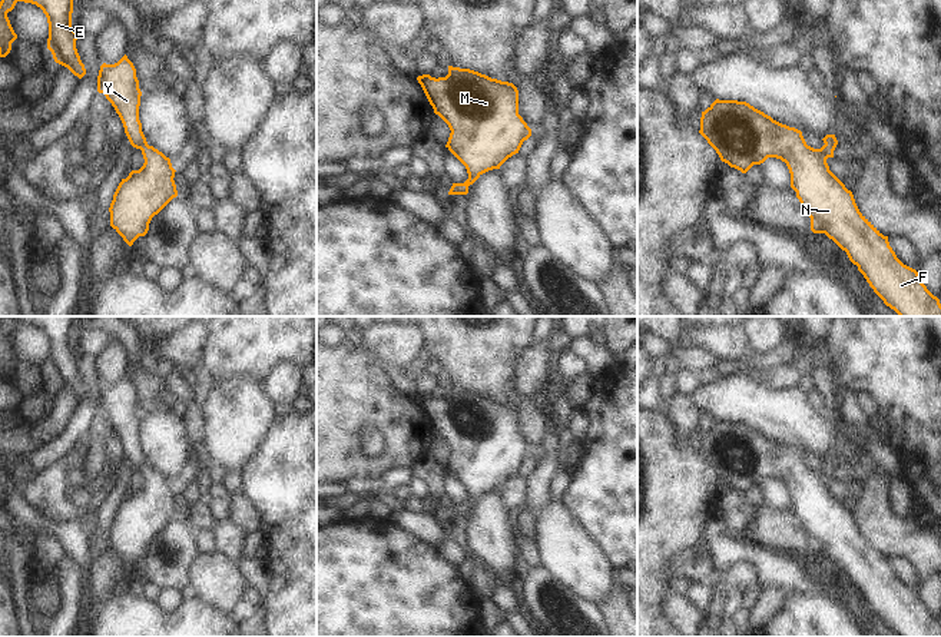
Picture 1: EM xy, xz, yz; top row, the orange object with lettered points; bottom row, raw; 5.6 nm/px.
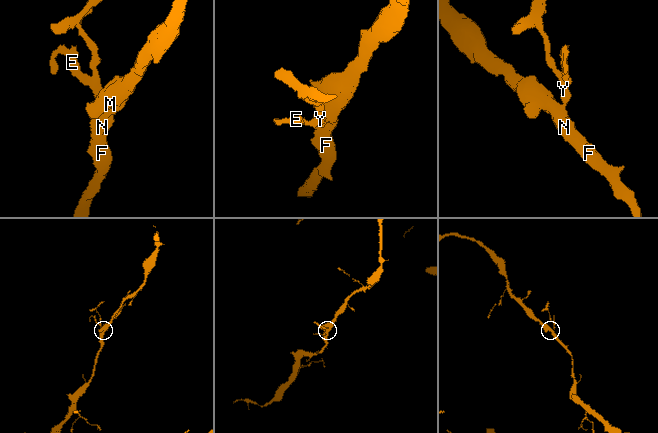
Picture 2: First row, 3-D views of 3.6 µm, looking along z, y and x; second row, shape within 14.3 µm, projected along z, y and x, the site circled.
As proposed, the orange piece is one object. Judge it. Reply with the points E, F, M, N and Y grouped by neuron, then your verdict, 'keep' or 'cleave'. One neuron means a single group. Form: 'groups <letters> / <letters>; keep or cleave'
groups E F M N Y; keep

